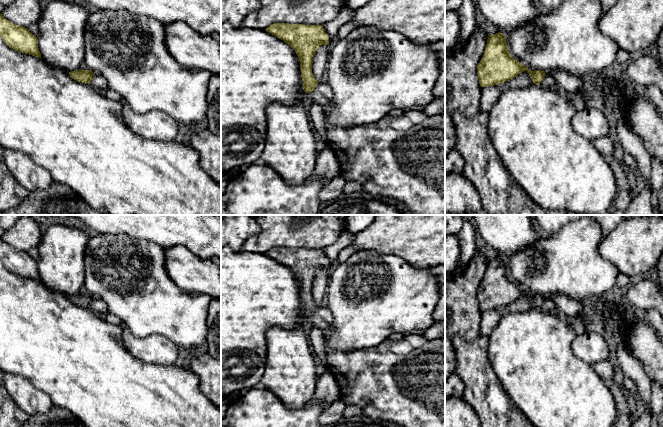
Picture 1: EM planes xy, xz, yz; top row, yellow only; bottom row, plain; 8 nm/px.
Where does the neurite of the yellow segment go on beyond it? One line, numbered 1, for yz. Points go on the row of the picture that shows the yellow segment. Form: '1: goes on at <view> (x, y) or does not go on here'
1: goes on at yz (548, 81)

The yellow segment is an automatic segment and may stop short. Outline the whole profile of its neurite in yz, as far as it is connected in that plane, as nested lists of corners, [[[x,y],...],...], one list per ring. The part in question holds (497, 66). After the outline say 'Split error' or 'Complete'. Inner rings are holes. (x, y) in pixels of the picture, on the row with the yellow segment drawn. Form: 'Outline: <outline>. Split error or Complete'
Outline: [[[498,32],[489,35],[483,57],[477,65],[480,86],[488,87],[507,82],[523,71],[529,73],[534,84],[564,92],[554,77],[546,75],[544,71],[531,71],[514,59],[508,51],[504,34]]]. Split error

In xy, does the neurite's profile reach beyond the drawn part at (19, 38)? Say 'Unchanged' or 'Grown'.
Unchanged

